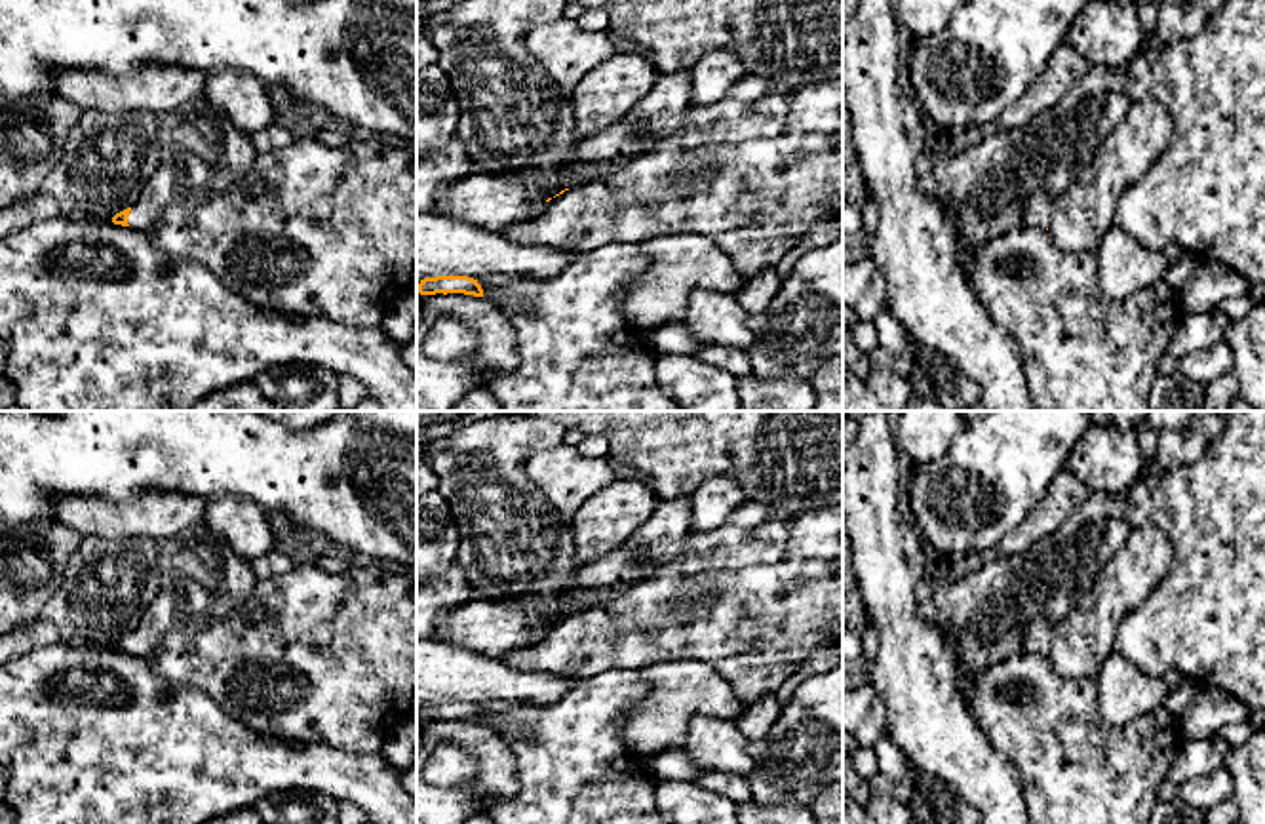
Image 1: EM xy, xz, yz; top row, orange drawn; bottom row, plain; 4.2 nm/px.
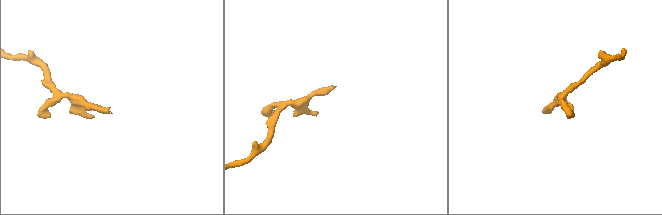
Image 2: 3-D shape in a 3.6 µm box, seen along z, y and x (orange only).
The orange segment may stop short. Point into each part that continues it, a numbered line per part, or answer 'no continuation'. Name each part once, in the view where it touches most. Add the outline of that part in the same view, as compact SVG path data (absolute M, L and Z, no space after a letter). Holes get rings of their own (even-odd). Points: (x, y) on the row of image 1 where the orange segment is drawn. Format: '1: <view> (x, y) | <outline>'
1: xy (202, 153) | M205 95L160 118L160 164L131 206L127 225L148 228L169 206L186 206L226 192L257 158L251 137Z

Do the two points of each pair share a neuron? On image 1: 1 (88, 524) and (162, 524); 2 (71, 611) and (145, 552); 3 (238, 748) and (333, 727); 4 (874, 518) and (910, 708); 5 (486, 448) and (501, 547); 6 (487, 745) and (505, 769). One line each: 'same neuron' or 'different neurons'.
1: same neuron
2: same neuron
3: different neurons
4: same neuron
5: same neuron
6: same neuron

